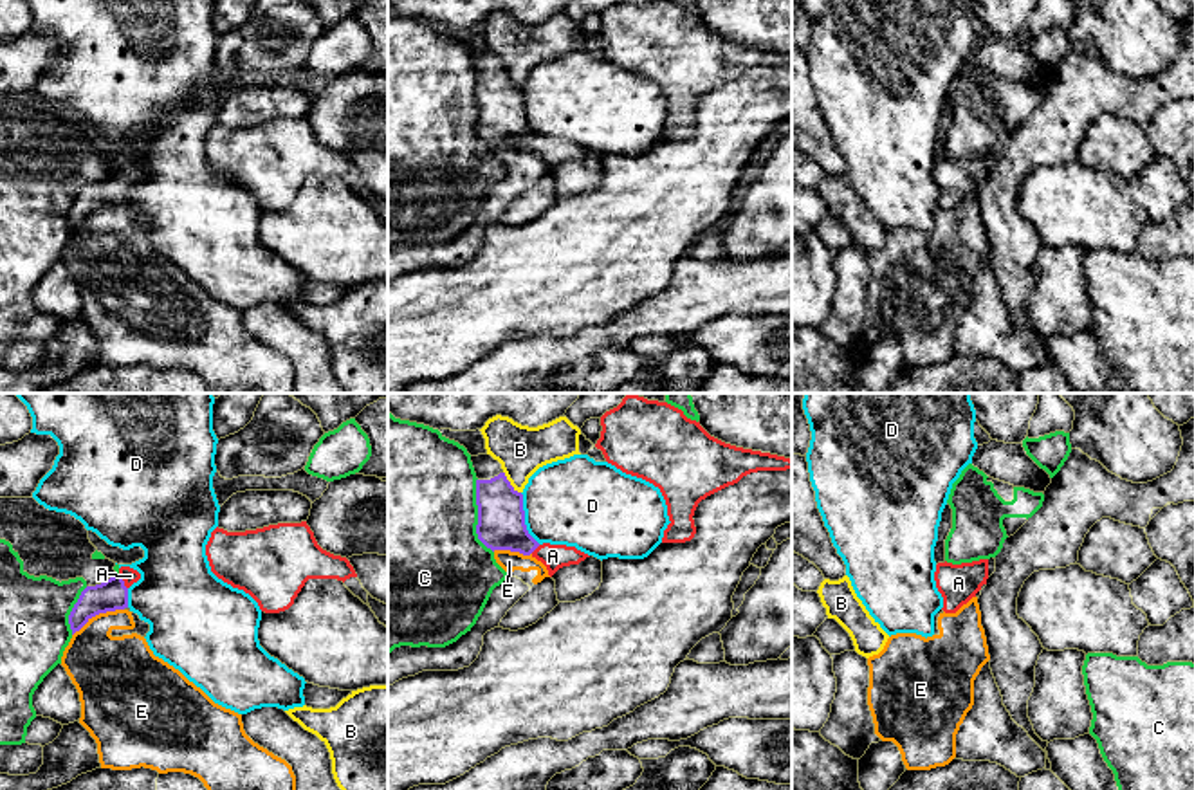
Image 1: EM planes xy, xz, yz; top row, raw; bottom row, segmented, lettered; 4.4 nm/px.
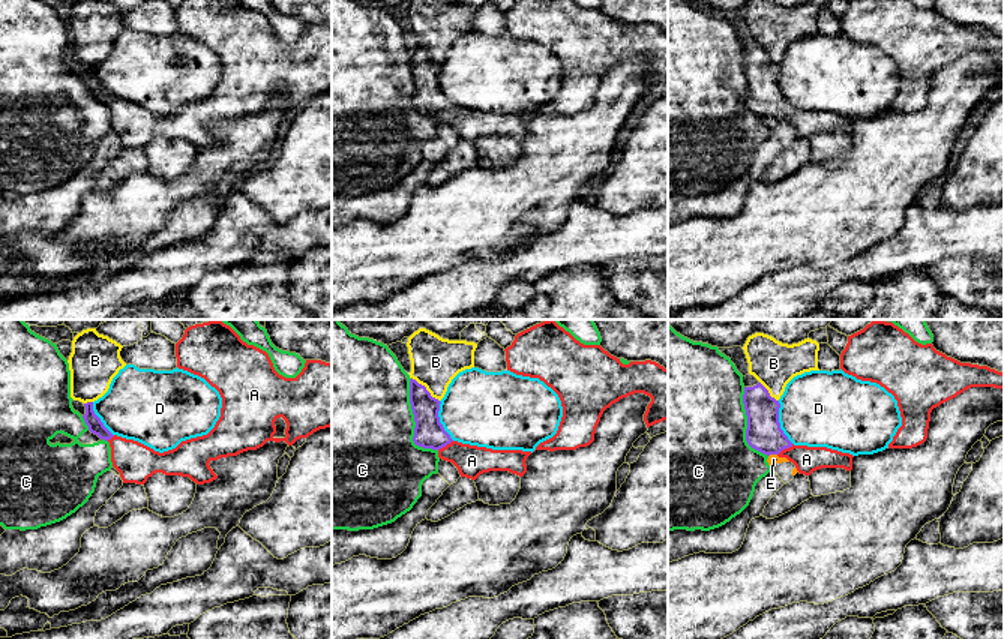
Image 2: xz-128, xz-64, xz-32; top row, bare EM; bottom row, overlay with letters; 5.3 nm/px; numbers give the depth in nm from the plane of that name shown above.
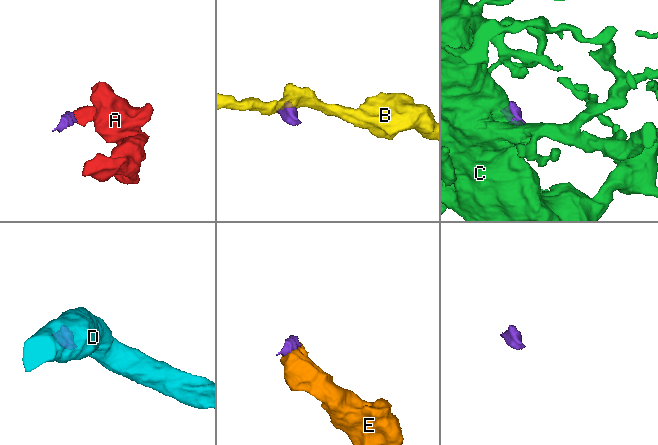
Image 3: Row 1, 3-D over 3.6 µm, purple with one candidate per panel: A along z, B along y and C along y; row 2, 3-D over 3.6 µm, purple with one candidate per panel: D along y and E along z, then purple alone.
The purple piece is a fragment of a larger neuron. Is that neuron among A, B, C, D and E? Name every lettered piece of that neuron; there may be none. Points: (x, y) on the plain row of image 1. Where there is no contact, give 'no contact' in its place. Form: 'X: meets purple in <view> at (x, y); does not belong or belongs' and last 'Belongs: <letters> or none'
A: meets purple in xy at (123, 177); belongs
B: meets purple in xz at (509, 78); does not belong
C: meets purple in xz at (478, 112); does not belong
D: meets purple in xz at (523, 114); does not belong
E: meets purple in xy at (98, 210); does not belong
Belongs: A

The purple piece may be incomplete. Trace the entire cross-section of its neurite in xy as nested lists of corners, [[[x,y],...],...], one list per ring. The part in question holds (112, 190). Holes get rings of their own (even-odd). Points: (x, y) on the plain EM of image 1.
[[[121,162],[119,168],[105,179],[87,182],[69,211],[72,231],[99,209],[128,204],[128,184],[139,175],[141,170],[137,166]]]

